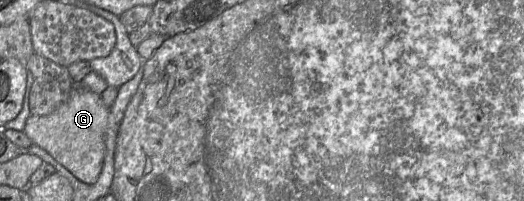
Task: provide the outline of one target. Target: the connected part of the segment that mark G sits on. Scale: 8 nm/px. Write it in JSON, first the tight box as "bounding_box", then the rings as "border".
{"bounding_box":[23,86,109,184],"border":[[[75,86],[69,98],[53,113],[46,116],[30,115],[23,132],[34,145],[47,151],[78,180],[94,184],[103,168],[109,112],[99,94]]]}

